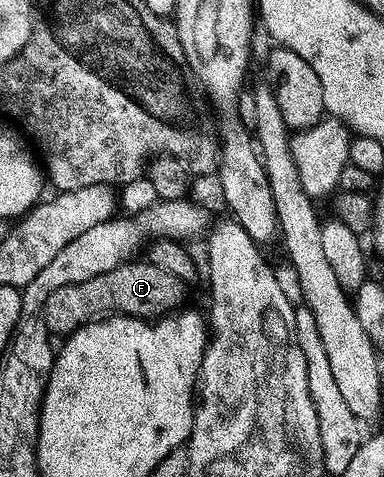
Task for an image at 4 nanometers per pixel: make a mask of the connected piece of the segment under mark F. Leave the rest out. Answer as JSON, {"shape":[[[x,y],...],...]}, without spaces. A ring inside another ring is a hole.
{"shape":[[[147,261],[136,262],[123,263],[112,271],[98,273],[98,277],[90,277],[90,281],[62,285],[62,289],[50,293],[44,302],[43,314],[49,332],[53,336],[67,337],[84,324],[113,313],[133,317],[163,317],[179,308],[180,298],[186,291],[185,284],[178,277],[170,277],[170,273],[158,269],[158,265],[150,265]]]}

